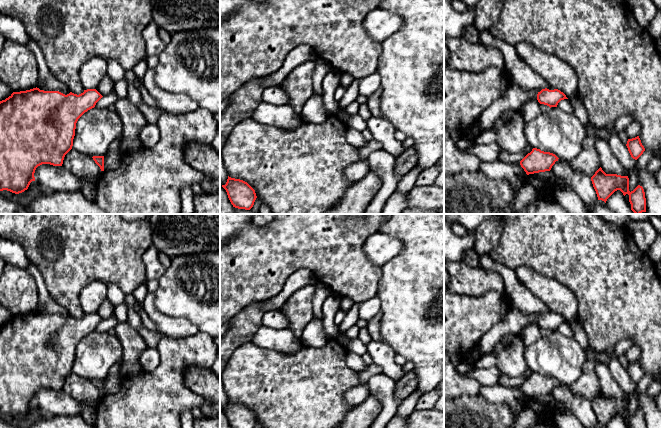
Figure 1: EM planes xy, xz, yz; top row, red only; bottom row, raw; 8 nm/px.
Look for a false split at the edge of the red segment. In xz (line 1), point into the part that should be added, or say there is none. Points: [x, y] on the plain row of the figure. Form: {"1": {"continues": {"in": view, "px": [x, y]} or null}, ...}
{"1": {"continues": null}}

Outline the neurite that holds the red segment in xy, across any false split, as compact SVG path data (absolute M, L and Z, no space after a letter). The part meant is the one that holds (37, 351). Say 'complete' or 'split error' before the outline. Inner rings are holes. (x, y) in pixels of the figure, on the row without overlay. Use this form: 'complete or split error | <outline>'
split error | M106 298L96 313L77 319L33 312L13 316L0 325L0 415L19 418L35 405L38 390L62 390L65 379L72 373L78 343L114 313L114 306Z

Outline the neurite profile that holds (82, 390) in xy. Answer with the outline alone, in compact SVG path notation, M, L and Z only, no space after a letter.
M71 373L64 381L62 390L78 403L95 407L102 395L92 381Z

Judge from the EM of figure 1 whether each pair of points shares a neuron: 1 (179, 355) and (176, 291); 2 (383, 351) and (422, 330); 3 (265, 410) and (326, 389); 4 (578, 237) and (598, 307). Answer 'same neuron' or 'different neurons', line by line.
1: different neurons
2: different neurons
3: same neuron
4: same neuron

